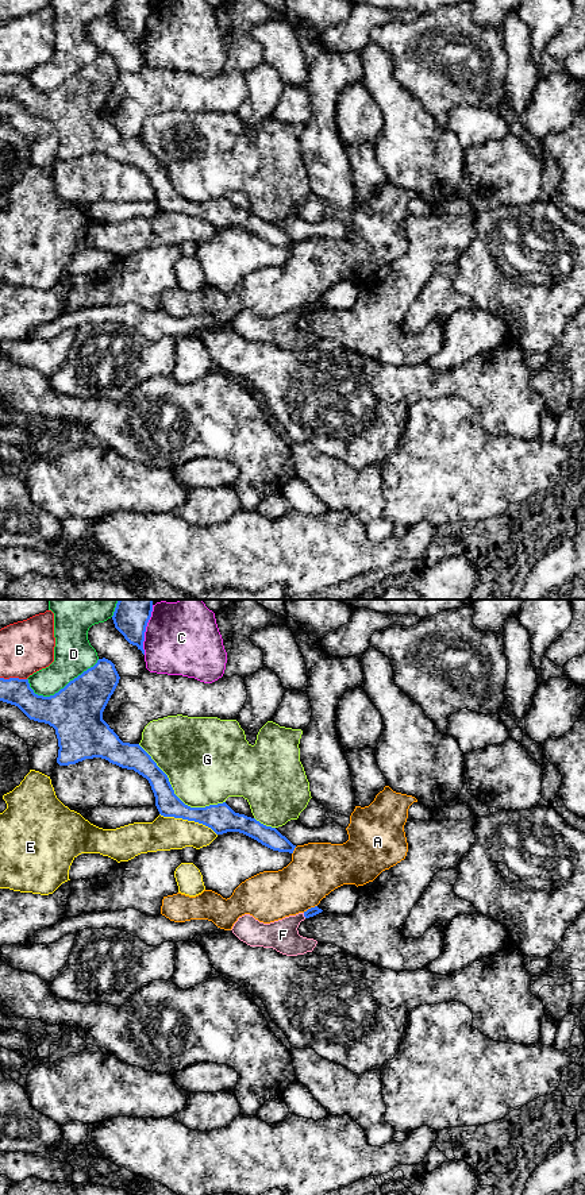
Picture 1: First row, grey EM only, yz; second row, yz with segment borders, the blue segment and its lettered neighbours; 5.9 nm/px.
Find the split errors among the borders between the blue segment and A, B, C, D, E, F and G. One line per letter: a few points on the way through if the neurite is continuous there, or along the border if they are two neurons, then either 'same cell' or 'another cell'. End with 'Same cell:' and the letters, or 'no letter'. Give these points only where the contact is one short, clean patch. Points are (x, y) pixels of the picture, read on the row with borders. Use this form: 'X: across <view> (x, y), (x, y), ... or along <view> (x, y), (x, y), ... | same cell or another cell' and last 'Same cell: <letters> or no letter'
A: another cell
B: another cell
C: another cell
D: another cell
E: another cell
F: along yz (303, 913), (306, 917) | another cell
G: another cell
Same cell: no letter

